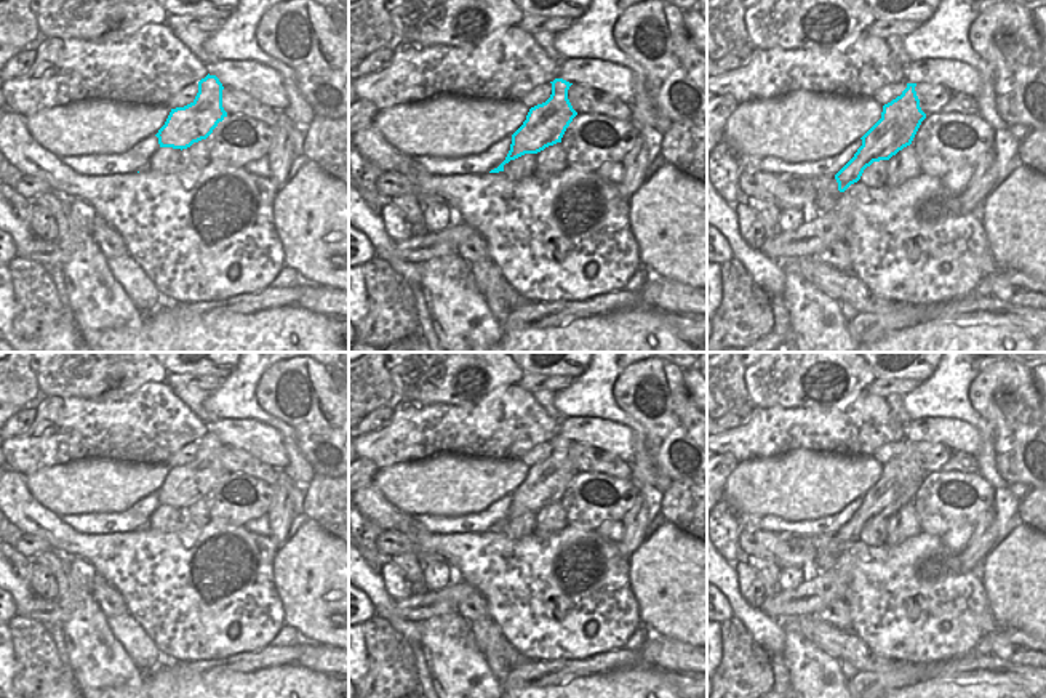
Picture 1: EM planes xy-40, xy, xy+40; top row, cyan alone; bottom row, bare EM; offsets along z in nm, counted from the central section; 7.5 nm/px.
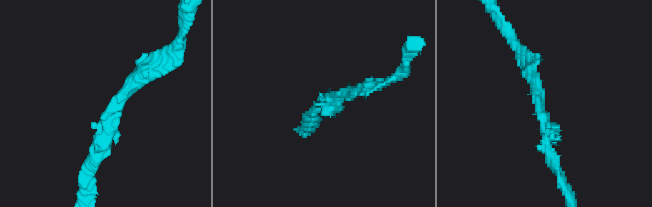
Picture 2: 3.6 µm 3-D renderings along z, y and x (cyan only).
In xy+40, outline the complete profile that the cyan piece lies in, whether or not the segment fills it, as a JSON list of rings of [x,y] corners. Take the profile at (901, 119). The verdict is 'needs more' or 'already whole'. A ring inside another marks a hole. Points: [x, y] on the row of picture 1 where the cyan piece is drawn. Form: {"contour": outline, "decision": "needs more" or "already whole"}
{"contour": [[[907,83],[900,96],[883,106],[881,118],[860,138],[862,146],[835,174],[838,191],[857,183],[873,162],[889,160],[910,146],[926,114],[920,107],[916,83]]], "decision": "already whole"}

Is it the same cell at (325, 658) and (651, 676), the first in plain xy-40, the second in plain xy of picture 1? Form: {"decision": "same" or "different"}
{"decision": "different"}

